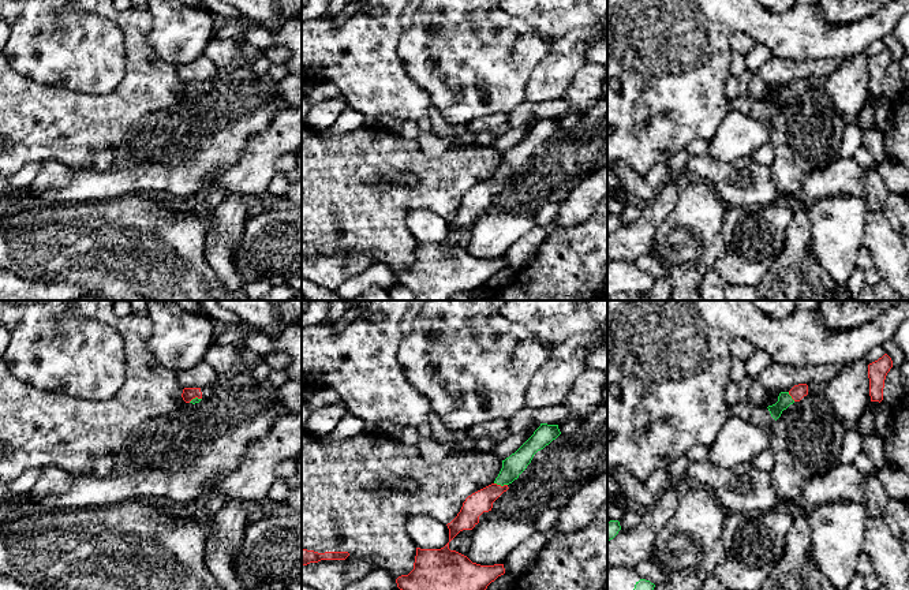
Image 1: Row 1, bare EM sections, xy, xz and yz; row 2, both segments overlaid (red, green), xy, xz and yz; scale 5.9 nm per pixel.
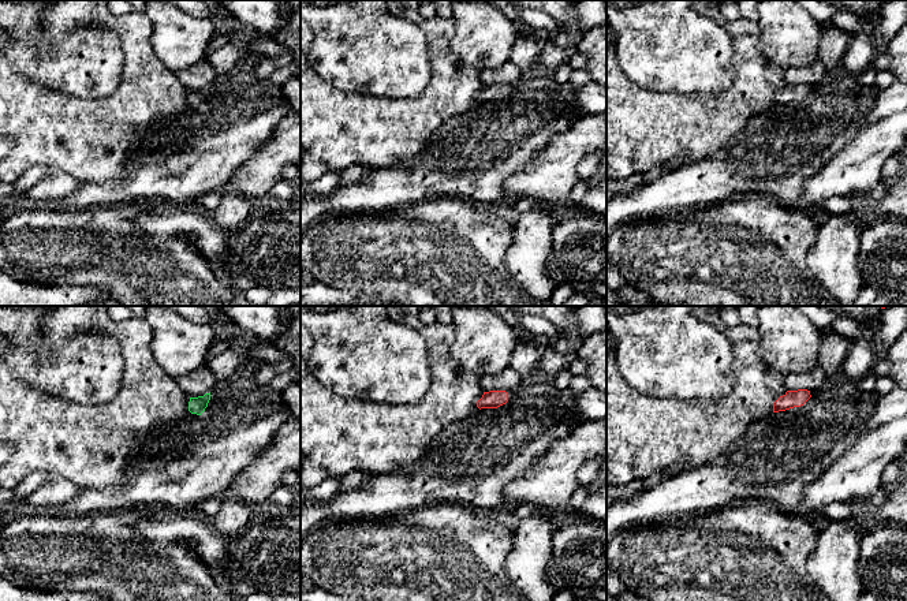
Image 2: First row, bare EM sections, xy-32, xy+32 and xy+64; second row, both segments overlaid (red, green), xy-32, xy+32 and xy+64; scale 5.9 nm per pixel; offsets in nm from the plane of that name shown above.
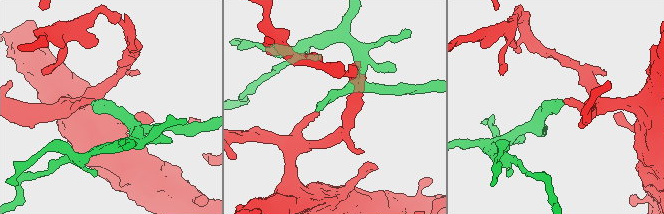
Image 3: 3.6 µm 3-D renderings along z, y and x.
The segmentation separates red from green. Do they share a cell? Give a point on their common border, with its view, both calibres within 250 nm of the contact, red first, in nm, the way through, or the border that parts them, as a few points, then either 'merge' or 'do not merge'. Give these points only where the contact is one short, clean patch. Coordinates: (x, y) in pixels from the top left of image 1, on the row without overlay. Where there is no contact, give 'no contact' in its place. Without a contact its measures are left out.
contact xz (500, 179); calibres 130 and 120 nm; way xz (481, 195), (500, 179), (516, 157); merge

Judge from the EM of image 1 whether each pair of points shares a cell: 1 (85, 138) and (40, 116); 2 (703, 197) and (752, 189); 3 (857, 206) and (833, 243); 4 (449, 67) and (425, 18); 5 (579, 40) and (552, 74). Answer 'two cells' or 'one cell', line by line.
1: one cell
2: two cells
3: one cell
4: one cell
5: one cell

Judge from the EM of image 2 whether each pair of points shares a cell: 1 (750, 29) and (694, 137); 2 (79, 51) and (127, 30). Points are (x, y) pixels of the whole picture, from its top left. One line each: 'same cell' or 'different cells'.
1: same cell
2: different cells

